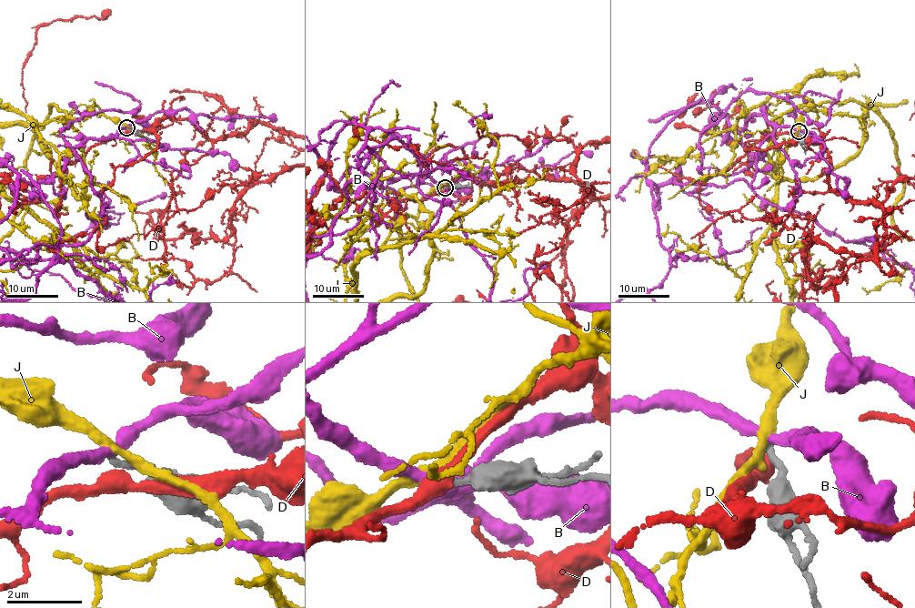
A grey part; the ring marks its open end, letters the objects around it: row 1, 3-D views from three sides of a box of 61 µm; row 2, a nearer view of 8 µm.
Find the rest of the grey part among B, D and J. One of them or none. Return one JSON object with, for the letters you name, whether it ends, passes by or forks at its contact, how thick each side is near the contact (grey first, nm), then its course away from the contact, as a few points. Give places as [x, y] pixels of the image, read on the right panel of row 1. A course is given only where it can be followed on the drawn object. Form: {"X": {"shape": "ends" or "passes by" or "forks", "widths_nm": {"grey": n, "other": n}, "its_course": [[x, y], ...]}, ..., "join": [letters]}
{"J": {"shape": "passes by", "widths_nm": {"grey": 150, "other": 240}}, "join": ["J"]}

